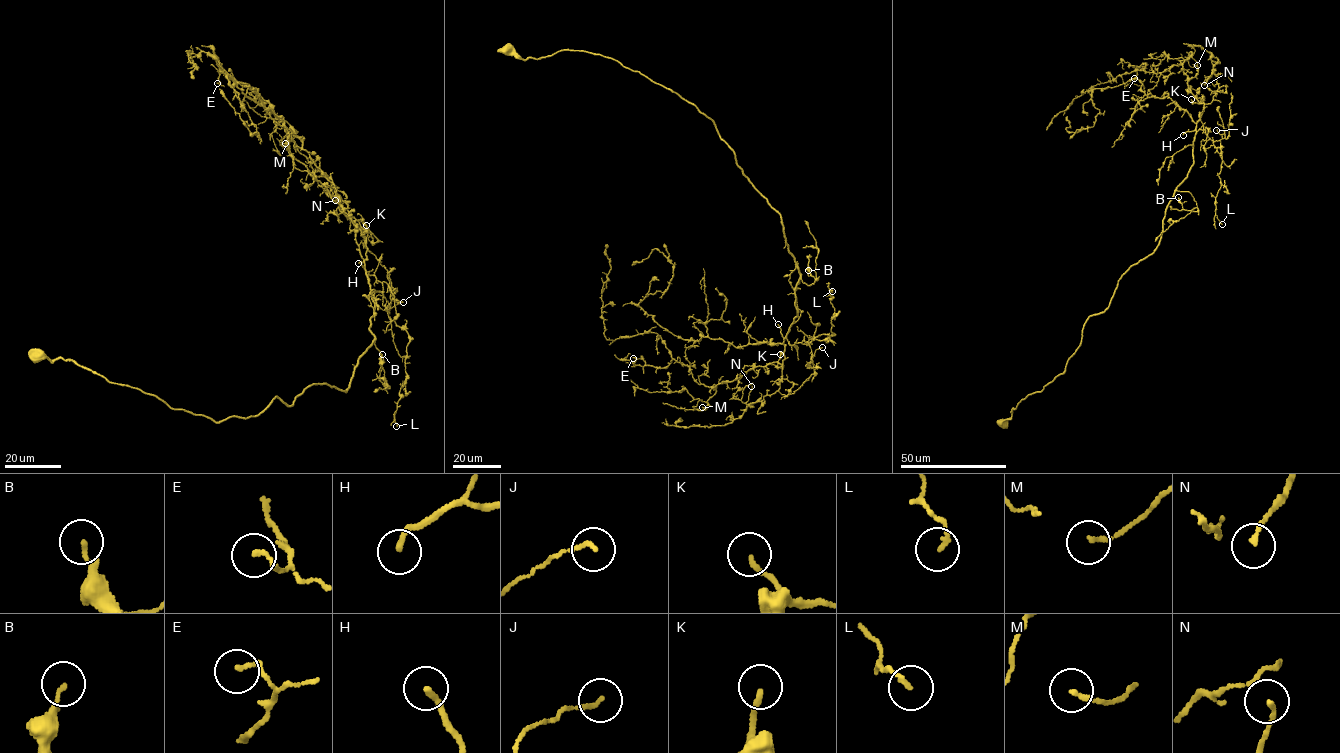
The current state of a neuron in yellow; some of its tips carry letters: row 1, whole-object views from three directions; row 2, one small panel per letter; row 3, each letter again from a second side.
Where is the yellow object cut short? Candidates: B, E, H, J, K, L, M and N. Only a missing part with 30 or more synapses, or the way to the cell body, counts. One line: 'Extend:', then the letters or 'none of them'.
Extend: H

